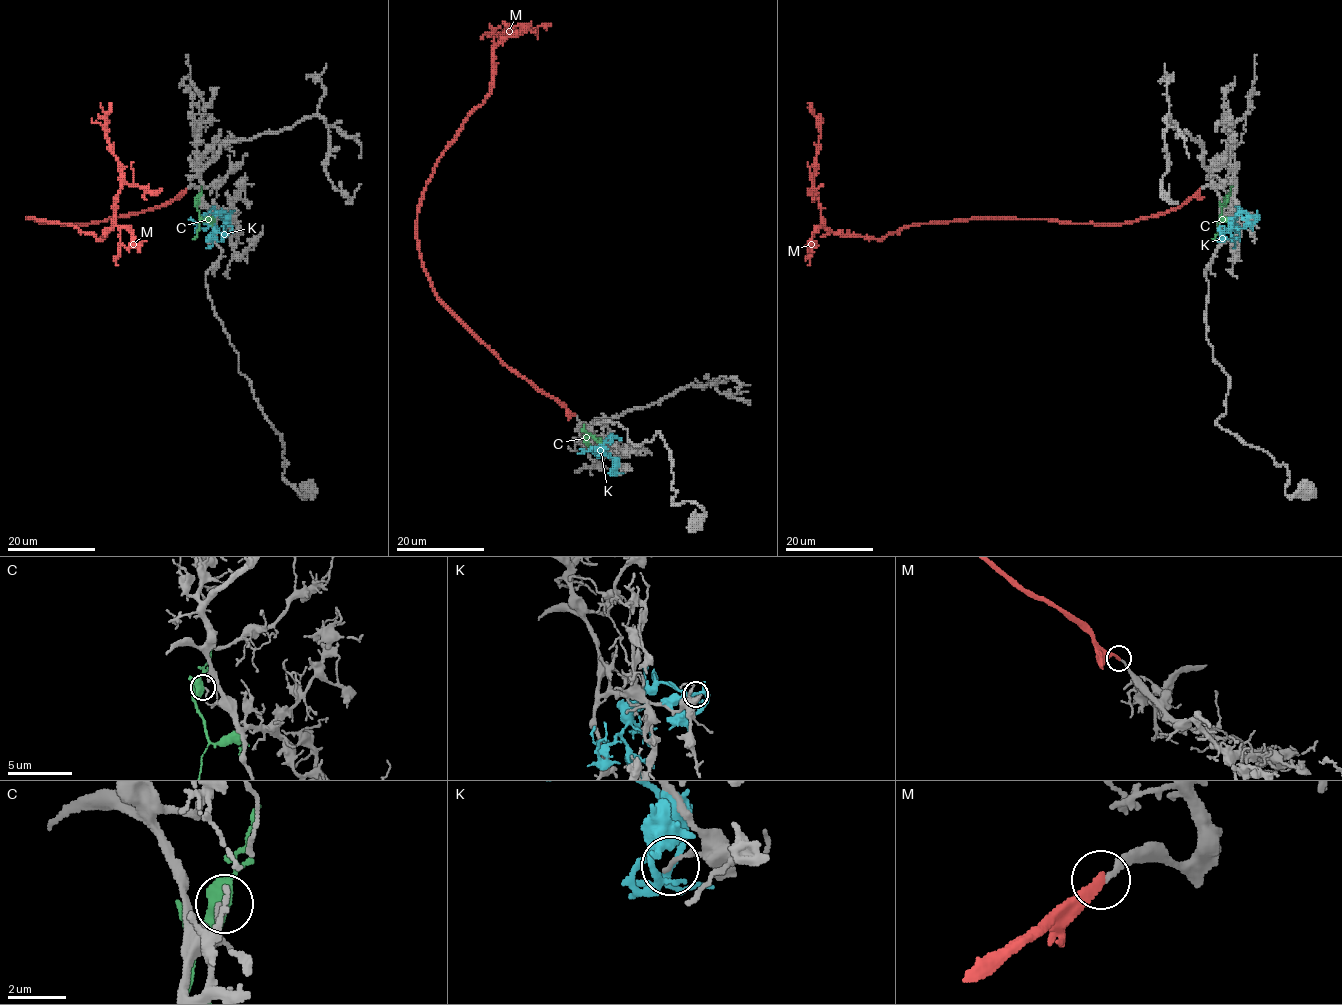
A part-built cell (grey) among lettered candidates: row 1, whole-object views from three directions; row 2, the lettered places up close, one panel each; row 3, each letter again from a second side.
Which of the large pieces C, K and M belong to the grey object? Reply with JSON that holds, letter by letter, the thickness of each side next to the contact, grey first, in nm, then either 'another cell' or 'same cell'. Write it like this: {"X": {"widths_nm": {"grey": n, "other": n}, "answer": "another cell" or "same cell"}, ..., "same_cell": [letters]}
{"C": {"widths_nm": {"grey": 110, "other": 420}, "answer": "another cell"}, "K": {"widths_nm": {"grey": 160, "other": 190}, "answer": "another cell"}, "M": {"widths_nm": {"grey": 170, "other": 240}, "answer": "same cell"}, "same_cell": ["M"]}

